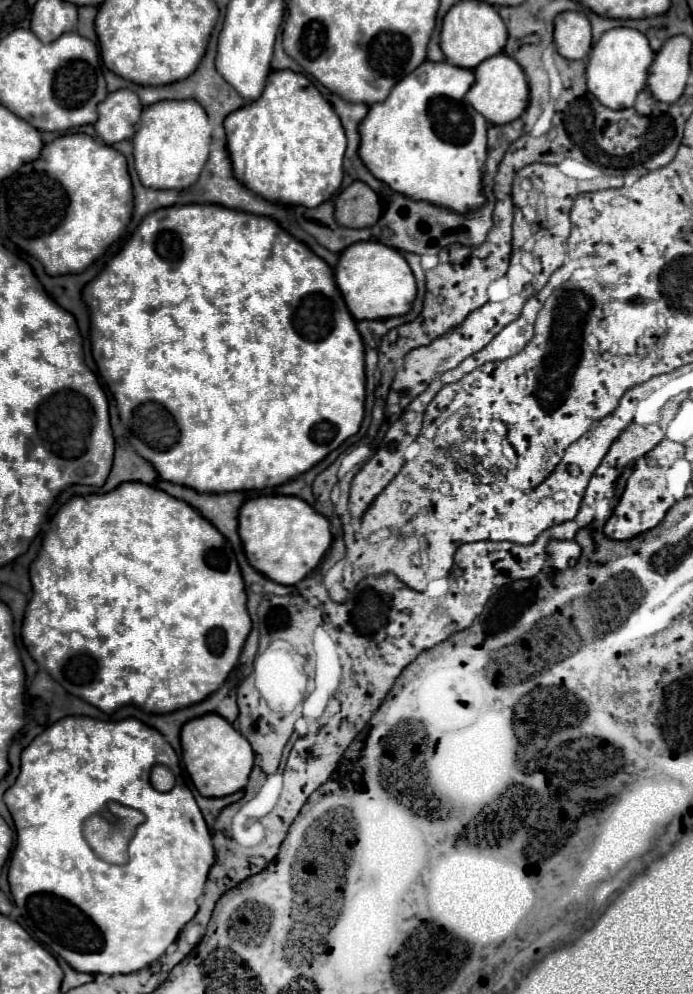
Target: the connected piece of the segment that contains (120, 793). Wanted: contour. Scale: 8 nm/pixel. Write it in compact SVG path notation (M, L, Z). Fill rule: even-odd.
M65 716L59 722L55 722L47 732L39 734L23 752L21 752L21 772L15 780L15 784L5 792L3 796L9 812L15 822L15 830L17 830L17 844L9 862L9 886L11 886L11 896L15 906L21 912L21 920L25 930L41 944L45 946L49 952L59 954L71 968L79 970L79 972L89 972L89 974L129 974L129 972L137 972L145 966L149 966L151 962L155 962L165 948L177 938L179 930L195 916L197 912L197 898L203 894L203 886L207 880L207 872L213 864L213 844L211 844L211 834L209 828L201 816L201 810L193 798L193 792L189 790L189 786L185 784L183 778L183 770L179 768L179 758L175 754L175 750L169 746L169 742L151 726L143 724L134 718L127 718L120 721L103 721L89 716ZM155 764L164 764L167 768L173 768L177 782L173 786L173 790L169 792L157 792L151 782L149 782L149 772ZM107 802L119 802L123 806L135 808L139 812L145 814L145 822L141 826L137 826L135 836L131 838L131 860L129 864L117 866L117 864L109 864L101 858L95 856L95 852L89 848L81 824L87 816L99 812L99 810L107 810L105 804Z

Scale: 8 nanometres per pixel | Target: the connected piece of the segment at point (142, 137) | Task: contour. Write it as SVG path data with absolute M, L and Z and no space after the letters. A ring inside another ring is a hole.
M163 100L143 108L133 136L133 156L139 180L147 188L187 188L197 178L207 160L211 144L211 126L207 112L197 100Z

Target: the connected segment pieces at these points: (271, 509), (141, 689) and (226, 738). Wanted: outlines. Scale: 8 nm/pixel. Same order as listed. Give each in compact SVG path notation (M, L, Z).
M259 496L253 500L247 500L243 508L239 510L239 536L243 542L245 556L249 564L279 584L295 584L301 578L305 578L325 556L329 544L331 544L331 530L329 520L321 514L317 514L305 500L297 496Z
M125 482L121 486L117 486L115 490L107 492L107 494L89 494L89 496L75 496L71 498L67 504L58 510L53 516L50 522L50 530L44 536L42 546L38 557L33 564L33 570L31 570L31 586L33 586L33 598L29 600L27 604L27 610L25 610L25 620L23 620L23 630L21 630L21 636L23 636L23 644L27 646L29 654L33 656L33 660L45 668L67 692L83 698L85 702L97 706L99 710L111 714L115 708L119 706L125 706L125 704L135 704L147 712L153 712L153 714L165 714L165 712L173 712L177 708L185 708L185 706L191 706L191 704L197 704L201 702L203 698L207 698L209 694L213 694L223 682L225 682L234 666L238 665L239 656L241 654L243 644L245 644L245 638L251 630L251 618L247 614L247 608L245 608L245 586L243 586L243 578L241 578L241 572L239 572L239 566L235 568L235 554L233 554L233 548L229 546L227 538L209 522L209 520L203 520L203 516L199 516L199 512L195 512L195 508L191 508L185 500L177 500L173 496L169 496L167 492L159 490L159 488L151 488L149 484L139 484L139 482Z
M203 714L181 728L181 758L201 796L227 796L241 790L253 768L253 750L247 738L219 714Z

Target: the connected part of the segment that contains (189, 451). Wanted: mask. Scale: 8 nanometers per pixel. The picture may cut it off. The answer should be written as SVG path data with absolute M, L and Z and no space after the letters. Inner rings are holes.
M185 204L185 206L169 206L169 208L159 208L151 214L147 214L139 228L133 232L133 236L129 238L129 242L121 248L121 252L117 252L117 256L113 256L107 266L99 272L97 278L93 278L85 288L83 288L83 302L89 308L91 314L91 330L95 336L91 336L91 346L93 346L93 358L97 362L99 368L99 376L105 384L111 384L111 390L115 394L117 400L117 408L121 414L123 424L127 424L129 428L133 428L133 432L139 434L141 442L145 442L151 450L137 450L139 456L143 456L145 460L149 460L157 474L173 484L181 484L181 486L189 486L197 492L237 492L237 490L259 490L259 488L273 488L279 484L289 482L291 478L307 472L311 466L315 466L319 460L323 460L331 450L339 448L349 436L357 434L363 414L365 414L365 350L363 350L363 340L361 334L355 328L355 320L353 316L347 312L347 306L343 302L343 296L339 292L339 288L335 288L335 278L333 278L333 270L327 266L325 260L321 260L319 256L315 256L303 242L295 240L289 232L285 232L275 220L265 218L265 216L255 216L255 214L247 214L247 212L239 212L239 210L231 210L225 206L217 206L217 204Z

